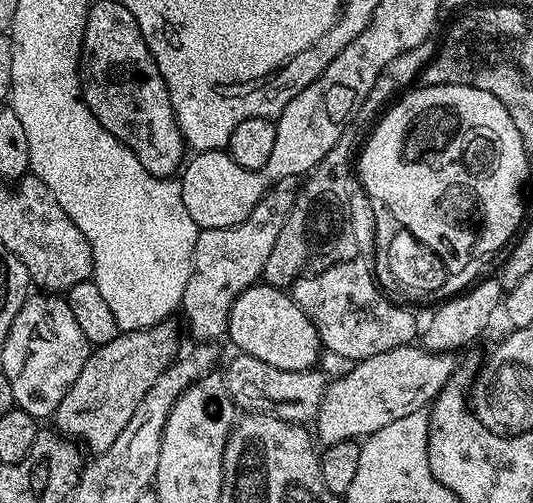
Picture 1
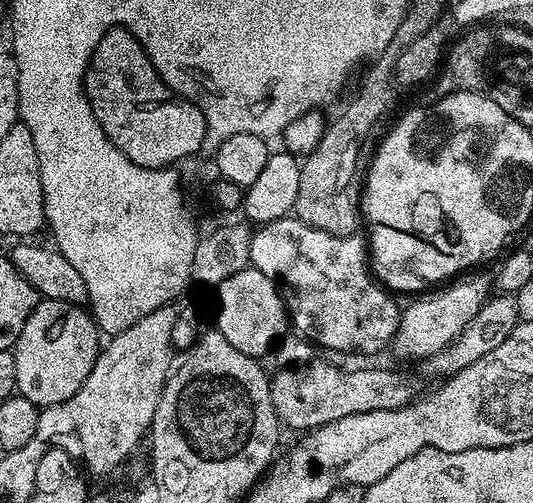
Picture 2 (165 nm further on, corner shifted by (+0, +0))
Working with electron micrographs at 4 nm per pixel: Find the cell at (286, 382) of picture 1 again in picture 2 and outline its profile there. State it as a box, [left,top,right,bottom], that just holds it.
[270,360,418,434]

